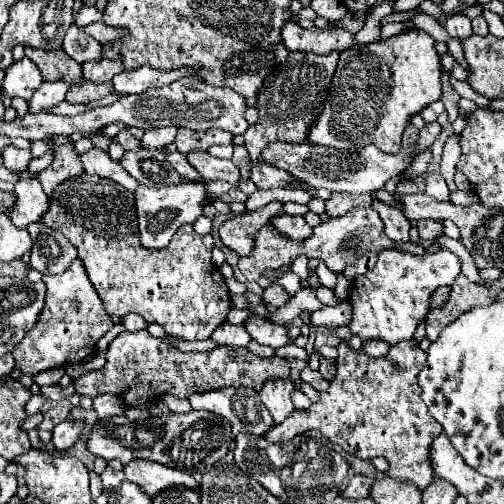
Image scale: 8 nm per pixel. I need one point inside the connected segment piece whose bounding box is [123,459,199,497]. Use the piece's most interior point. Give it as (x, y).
(150, 477)

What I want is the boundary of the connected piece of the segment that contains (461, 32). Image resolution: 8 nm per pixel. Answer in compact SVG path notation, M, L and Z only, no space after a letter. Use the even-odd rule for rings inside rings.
M461 13L449 15L445 21L445 31L455 39L465 39L471 35L471 19Z

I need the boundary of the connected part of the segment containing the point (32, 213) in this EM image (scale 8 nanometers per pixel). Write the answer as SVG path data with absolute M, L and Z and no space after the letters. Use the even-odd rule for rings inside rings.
M19 179L15 183L15 197L17 201L9 217L17 227L27 227L29 223L39 221L49 209L49 197L37 179Z

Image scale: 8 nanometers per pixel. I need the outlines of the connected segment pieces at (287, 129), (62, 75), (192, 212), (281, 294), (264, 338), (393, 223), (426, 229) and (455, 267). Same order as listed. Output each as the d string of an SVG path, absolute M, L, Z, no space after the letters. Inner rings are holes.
M293 51L285 59L285 63L279 65L277 71L273 71L257 91L257 111L259 121L255 125L249 125L245 131L245 147L251 155L251 181L257 189L291 189L293 177L285 171L279 171L277 167L271 167L271 163L259 163L259 151L267 147L267 143L273 143L275 139L287 141L287 143L307 143L307 127L319 119L319 111L323 111L323 103L327 101L327 87L331 87L335 69L337 69L339 53L331 55L307 55L303 51Z
M25 47L25 55L39 65L45 81L63 79L71 85L81 81L81 65L77 61L73 61L63 49L39 51L39 49L33 49L33 47Z
M183 179L177 185L167 185L159 189L151 187L139 187L135 191L135 209L137 209L137 219L139 219L139 233L141 233L141 243L149 249L161 249L165 247L179 225L185 223L195 223L197 217L203 213L203 203L207 199L207 181L189 181Z
M271 285L263 291L263 303L283 305L283 303L287 303L287 299L291 299L291 295L281 285Z
M251 315L251 317L247 319L247 331L249 331L249 335L251 335L257 343L269 345L269 347L273 347L273 349L291 343L291 339L287 339L287 329L285 329L285 327L273 325L271 321L261 319L259 315Z
M375 199L373 209L379 213L385 225L385 235L397 243L409 243L409 219L393 205L385 205L383 201Z
M433 219L419 221L419 223L417 223L417 227L419 227L419 237L421 237L423 241L435 239L435 237L439 237L439 235L445 231L443 223L441 223L441 221L433 221Z
M383 249L377 255L377 263L365 275L359 275L351 283L351 333L361 339L383 339L389 345L397 345L403 339L411 339L419 321L427 313L431 293L439 285L451 285L461 275L461 259L439 249L435 253L413 255L399 249Z

